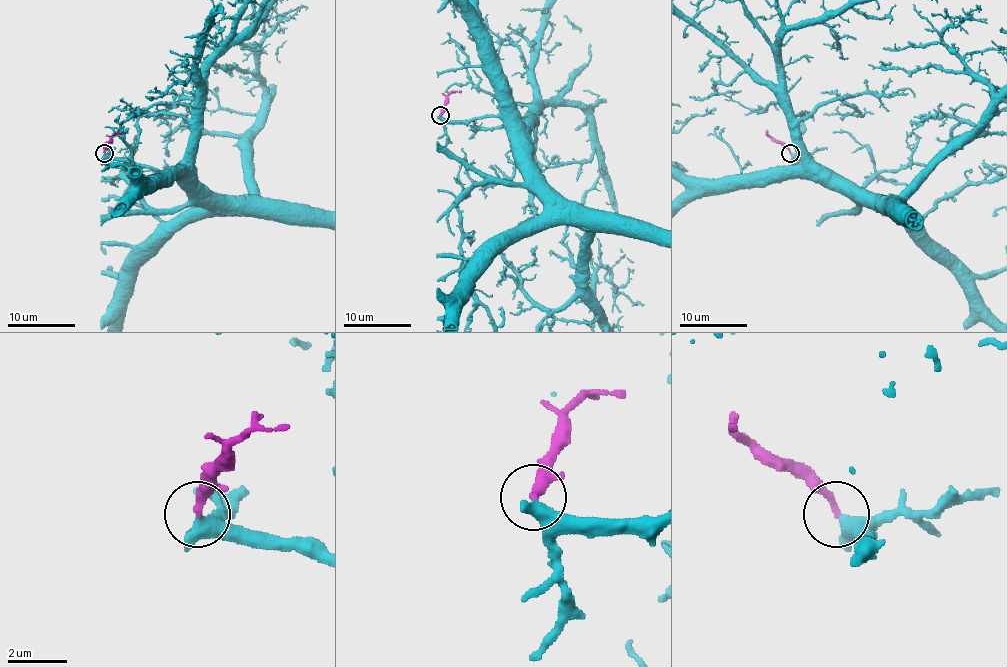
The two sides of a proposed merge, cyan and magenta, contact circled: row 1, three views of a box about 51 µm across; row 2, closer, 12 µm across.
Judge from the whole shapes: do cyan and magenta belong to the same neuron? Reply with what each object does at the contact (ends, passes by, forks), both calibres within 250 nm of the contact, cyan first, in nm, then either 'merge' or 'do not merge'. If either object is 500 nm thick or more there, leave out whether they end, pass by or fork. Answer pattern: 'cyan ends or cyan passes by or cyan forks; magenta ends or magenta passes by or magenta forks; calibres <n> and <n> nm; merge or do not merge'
cyan passes by; magenta ends; calibres 360 and 280 nm; merge

